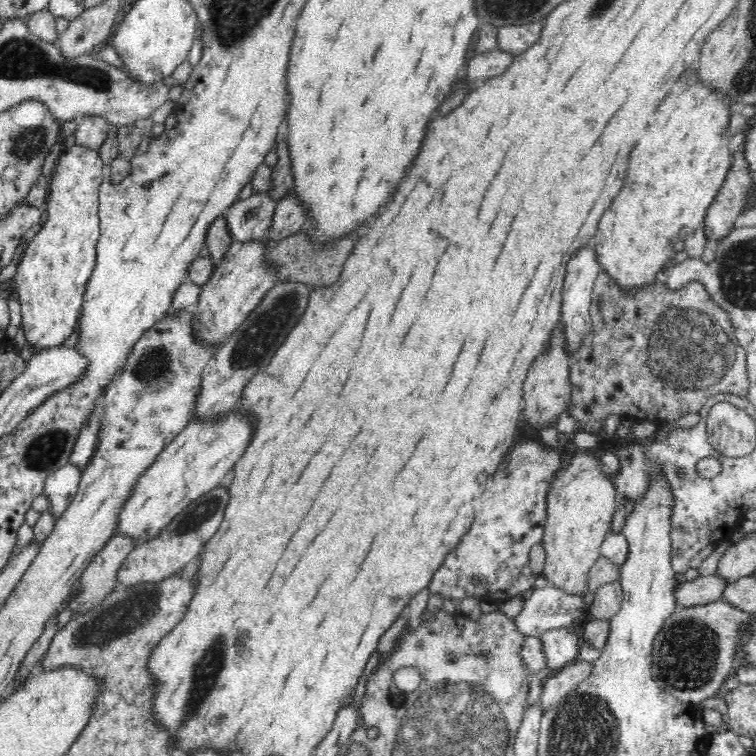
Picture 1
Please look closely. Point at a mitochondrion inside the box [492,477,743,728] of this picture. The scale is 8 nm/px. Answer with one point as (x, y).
(690, 652)

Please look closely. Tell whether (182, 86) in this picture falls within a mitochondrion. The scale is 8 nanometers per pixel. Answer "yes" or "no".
no

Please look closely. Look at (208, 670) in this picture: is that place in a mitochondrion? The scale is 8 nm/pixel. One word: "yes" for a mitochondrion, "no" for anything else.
yes

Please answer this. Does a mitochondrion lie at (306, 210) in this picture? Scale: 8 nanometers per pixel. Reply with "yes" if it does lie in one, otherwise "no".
no

